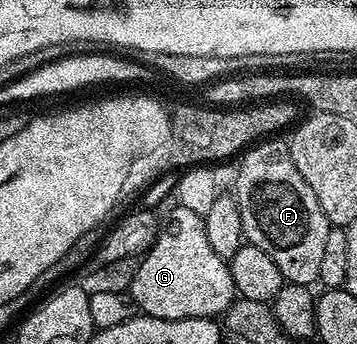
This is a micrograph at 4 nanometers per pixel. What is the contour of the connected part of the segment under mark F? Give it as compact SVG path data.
M279 139L252 144L238 158L233 196L241 211L246 244L261 247L277 263L284 282L311 287L318 282L325 238L333 226L321 211L317 195L309 191L309 183L301 179L301 171L291 162L288 142L275 140Z

